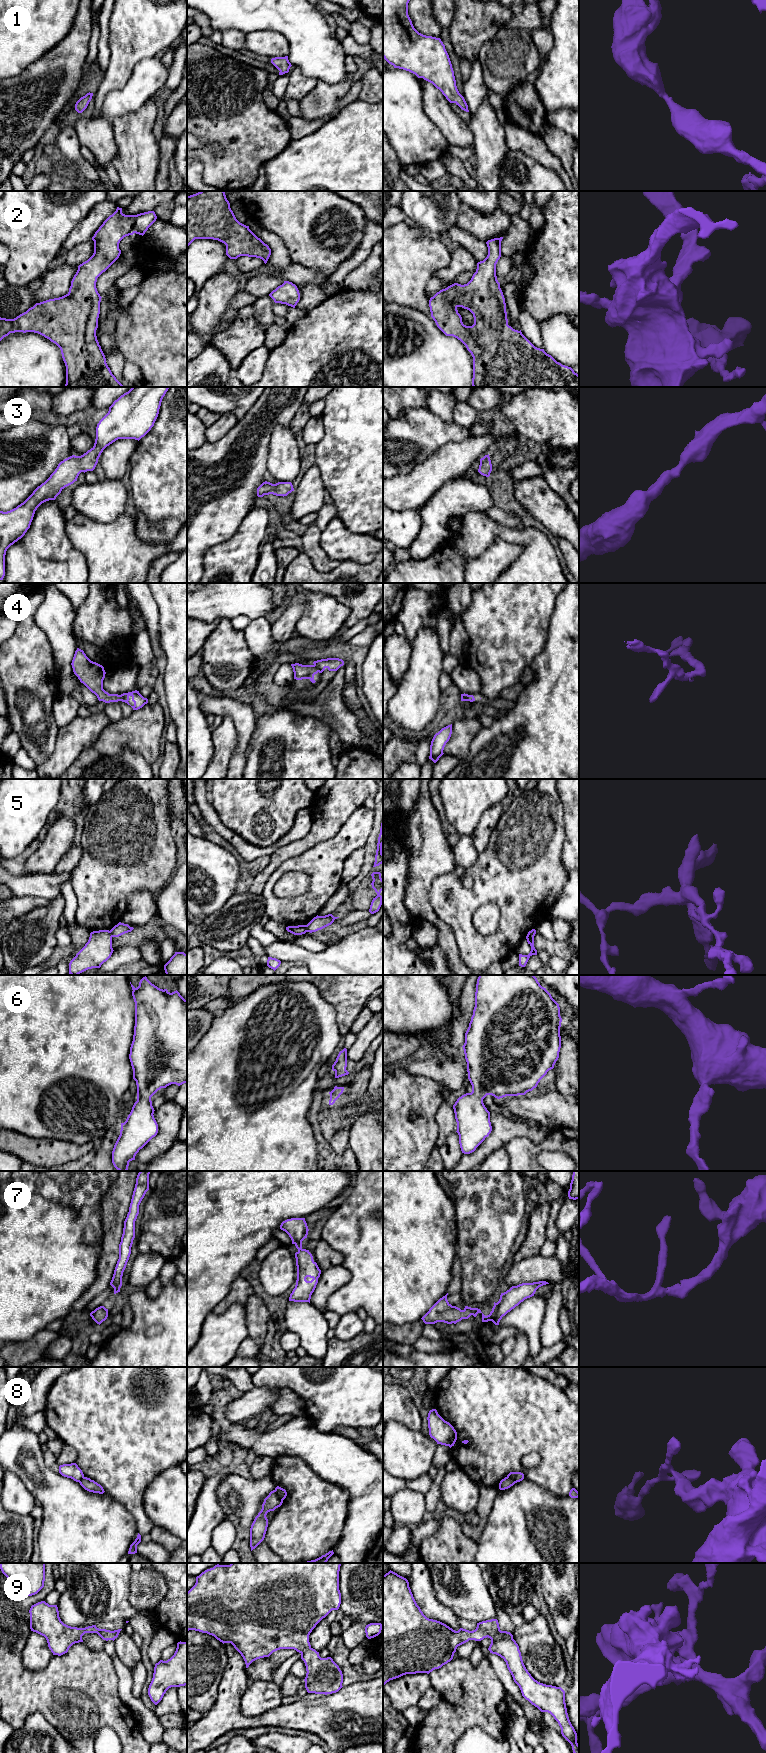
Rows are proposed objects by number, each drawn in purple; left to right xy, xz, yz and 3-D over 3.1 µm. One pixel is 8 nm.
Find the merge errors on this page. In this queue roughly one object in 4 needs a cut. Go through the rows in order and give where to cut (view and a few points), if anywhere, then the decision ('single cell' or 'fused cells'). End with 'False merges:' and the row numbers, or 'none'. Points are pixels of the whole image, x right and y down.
1: no cut; single cell
2: no cut; single cell
3: no cut; single cell
4: cut in xz along (313, 665), (318, 671); fused cells
5: cut in xz along (305, 925), (307, 931); fused cells
6: no cut; single cell
7: no cut; single cell
8: cut in xz along (274, 1490), (282, 1501); fused cells
9: no cut; single cell
False merges: 4, 5, 8

